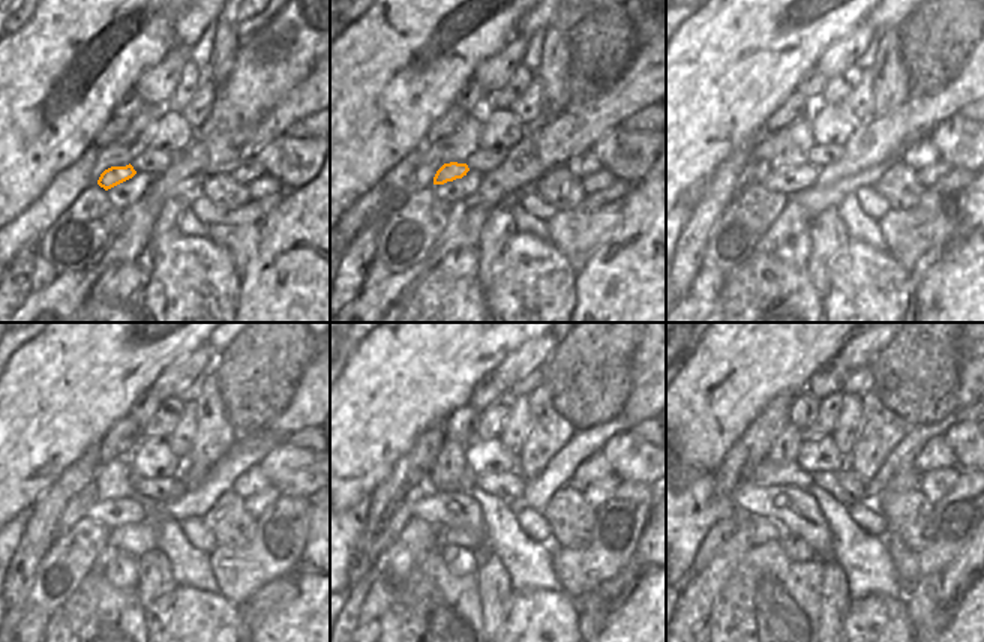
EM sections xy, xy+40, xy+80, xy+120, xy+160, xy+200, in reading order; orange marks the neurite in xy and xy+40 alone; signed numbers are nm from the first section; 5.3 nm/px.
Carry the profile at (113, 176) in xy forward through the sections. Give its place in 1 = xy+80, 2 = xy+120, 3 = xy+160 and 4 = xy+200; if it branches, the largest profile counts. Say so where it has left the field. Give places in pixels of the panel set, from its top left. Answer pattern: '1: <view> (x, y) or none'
1: xy+80 (792, 155)
2: xy+120 (113, 477)
3: xy+160 (450, 468)
4: xy+200 (785, 449)

